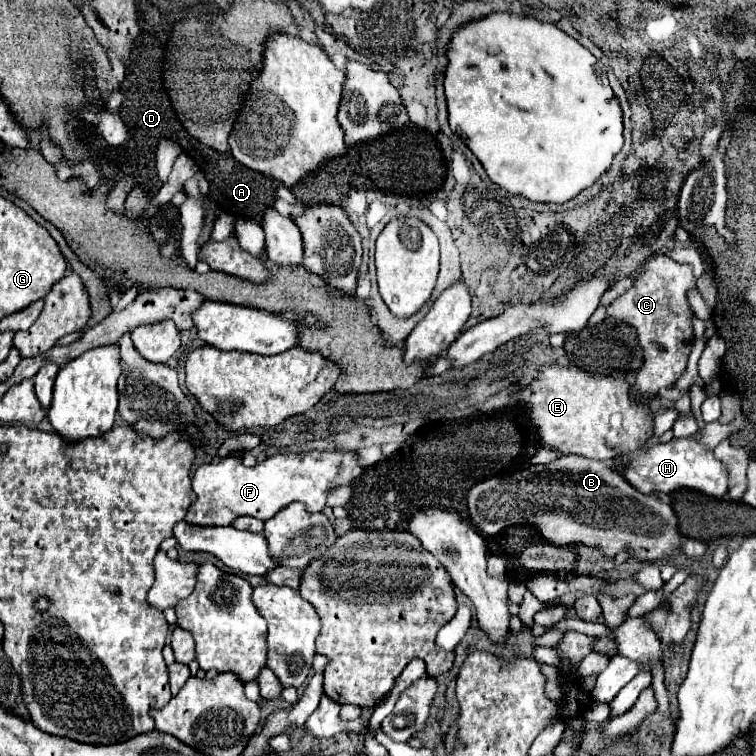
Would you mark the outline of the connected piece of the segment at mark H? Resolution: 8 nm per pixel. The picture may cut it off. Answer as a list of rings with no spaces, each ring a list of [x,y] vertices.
[[[697,435],[685,439],[673,439],[671,443],[655,443],[649,451],[637,451],[631,459],[629,467],[623,471],[623,477],[635,485],[641,493],[671,493],[675,489],[687,487],[701,491],[711,497],[727,495],[727,475],[723,465],[707,451],[699,441]]]

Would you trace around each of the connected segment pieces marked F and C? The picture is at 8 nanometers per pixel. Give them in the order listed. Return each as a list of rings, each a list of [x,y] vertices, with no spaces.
[[[307,451],[307,453],[279,453],[273,455],[255,467],[245,467],[241,457],[227,457],[217,463],[207,463],[197,467],[193,475],[193,491],[197,495],[197,501],[187,511],[187,523],[193,525],[231,525],[235,517],[241,515],[253,515],[261,521],[271,519],[275,513],[279,513],[285,505],[293,501],[301,501],[307,505],[307,511],[317,513],[327,505],[327,497],[337,487],[353,485],[357,477],[365,473],[367,467],[359,463],[359,455],[355,451]]]
[[[653,253],[643,265],[643,271],[633,277],[633,287],[615,297],[607,307],[605,319],[613,325],[629,325],[635,329],[637,343],[643,351],[643,365],[635,371],[635,391],[639,399],[651,399],[659,395],[661,389],[673,387],[687,369],[695,319],[687,293],[695,289],[695,281],[691,265],[677,263],[663,253]]]

